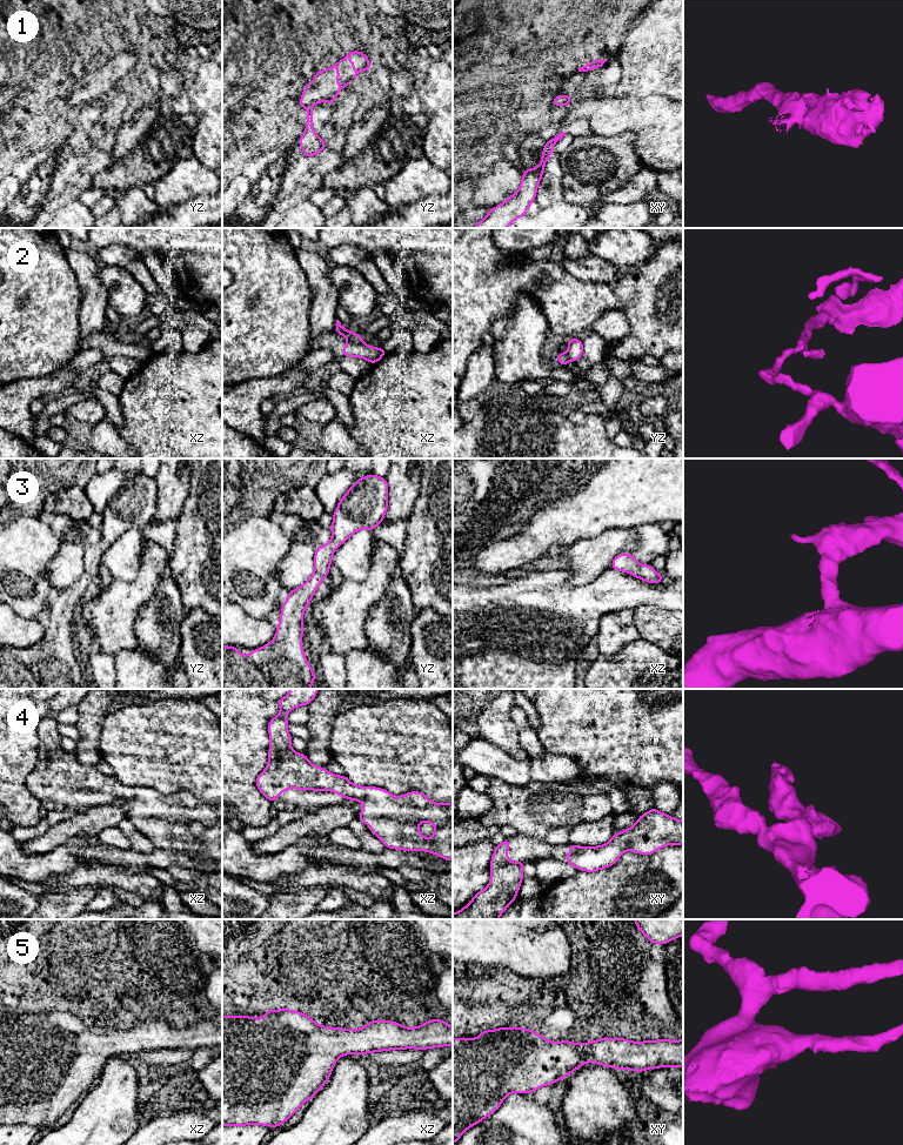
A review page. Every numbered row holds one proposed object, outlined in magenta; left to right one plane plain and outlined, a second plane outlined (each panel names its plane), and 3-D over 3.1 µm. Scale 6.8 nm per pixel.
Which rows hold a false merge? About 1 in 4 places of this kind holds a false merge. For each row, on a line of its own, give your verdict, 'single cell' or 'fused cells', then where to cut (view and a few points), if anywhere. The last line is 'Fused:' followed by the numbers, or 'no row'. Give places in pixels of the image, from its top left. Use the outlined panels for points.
1: single cell; no cut
2: fused cells; cut in xz along (361, 339), (356, 342), (348, 341)
3: single cell; no cut
4: single cell; no cut
5: single cell; no cut
Fused: 2

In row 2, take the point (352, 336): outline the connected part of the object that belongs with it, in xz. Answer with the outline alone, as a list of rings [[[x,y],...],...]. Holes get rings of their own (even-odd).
[[[336,320],[335,333],[345,336],[350,342],[357,343],[362,340],[362,337],[357,333],[349,332],[345,327],[342,327],[339,320]]]

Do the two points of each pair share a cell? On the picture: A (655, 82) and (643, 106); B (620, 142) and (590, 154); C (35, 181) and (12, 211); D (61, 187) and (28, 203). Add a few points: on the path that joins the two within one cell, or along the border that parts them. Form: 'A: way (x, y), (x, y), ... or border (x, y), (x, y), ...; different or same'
A: border (623, 95), (649, 96), (662, 94), (670, 98); different
B: way (613, 149), (608, 154), (597, 154); same
C: way (35, 189), (20, 208); same
D: border (46, 193), (34, 215); different

